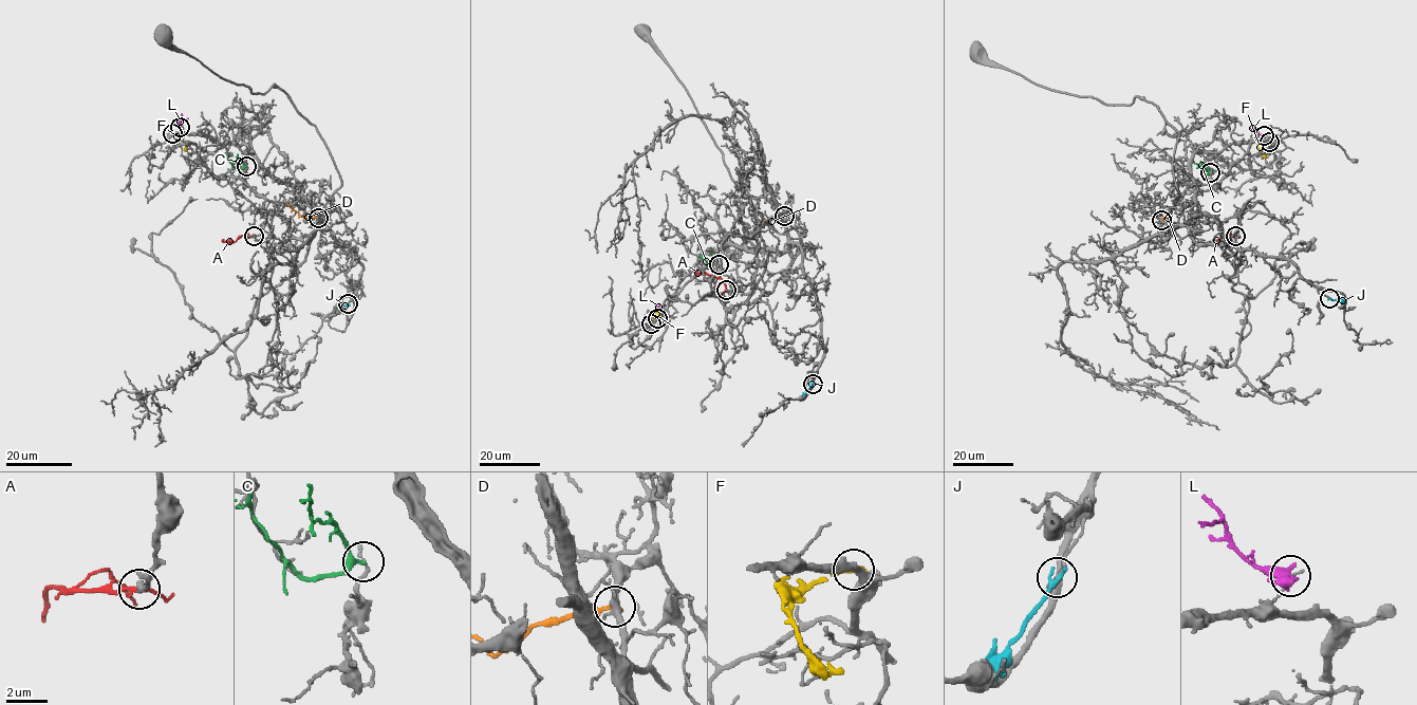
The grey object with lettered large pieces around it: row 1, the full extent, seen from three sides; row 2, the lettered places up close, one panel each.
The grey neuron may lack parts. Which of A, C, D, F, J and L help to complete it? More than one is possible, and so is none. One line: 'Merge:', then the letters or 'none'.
Merge: A

